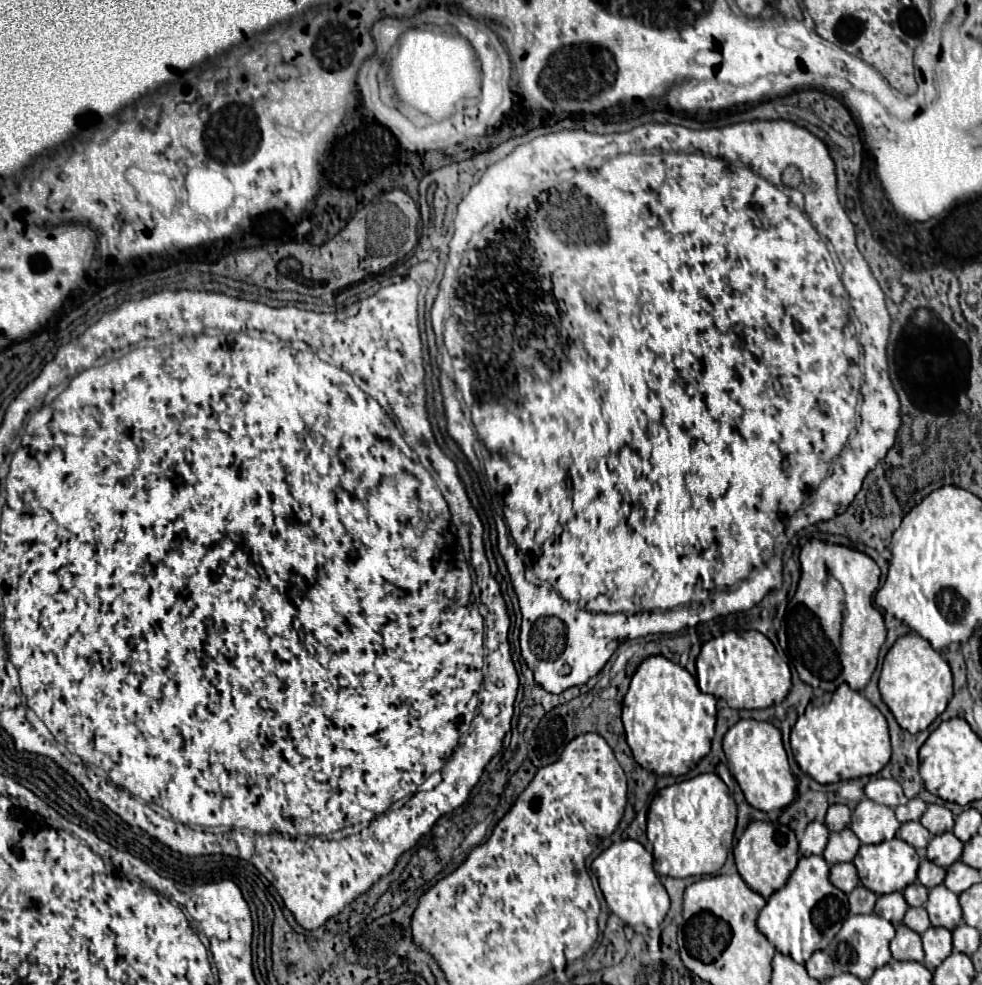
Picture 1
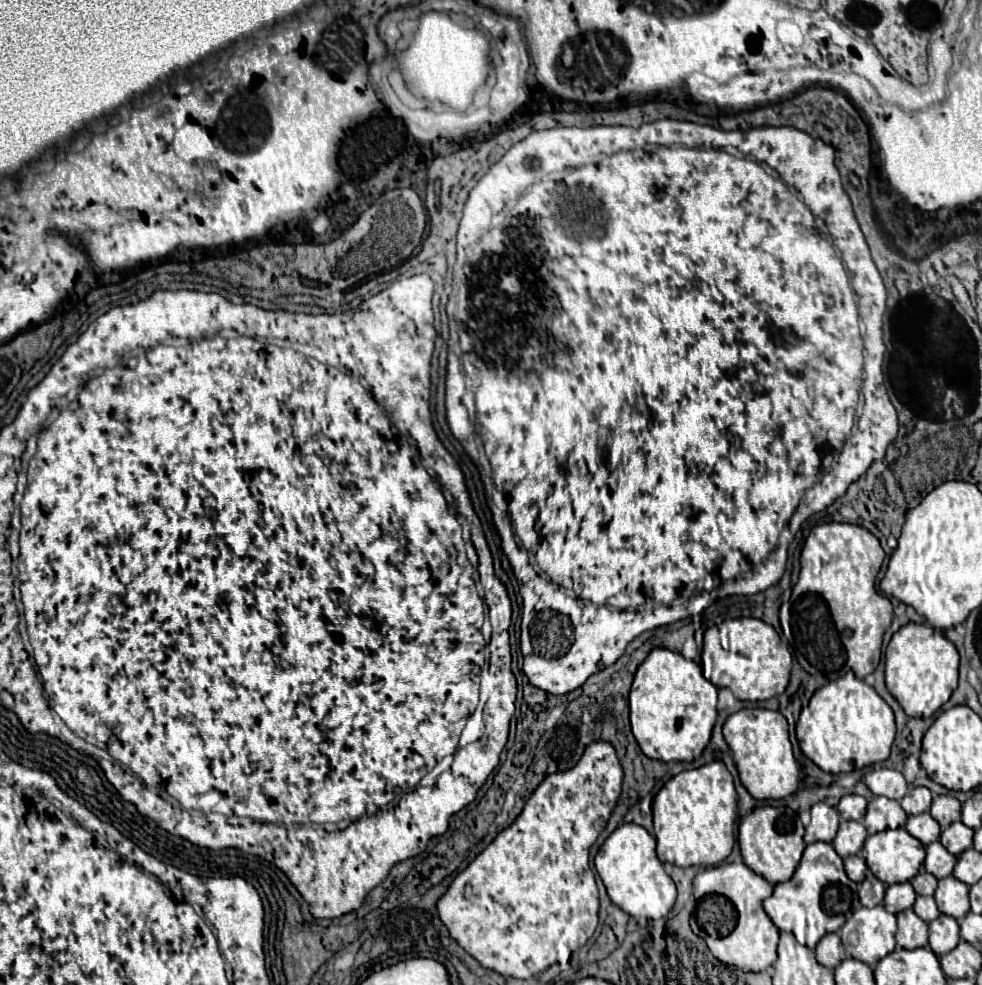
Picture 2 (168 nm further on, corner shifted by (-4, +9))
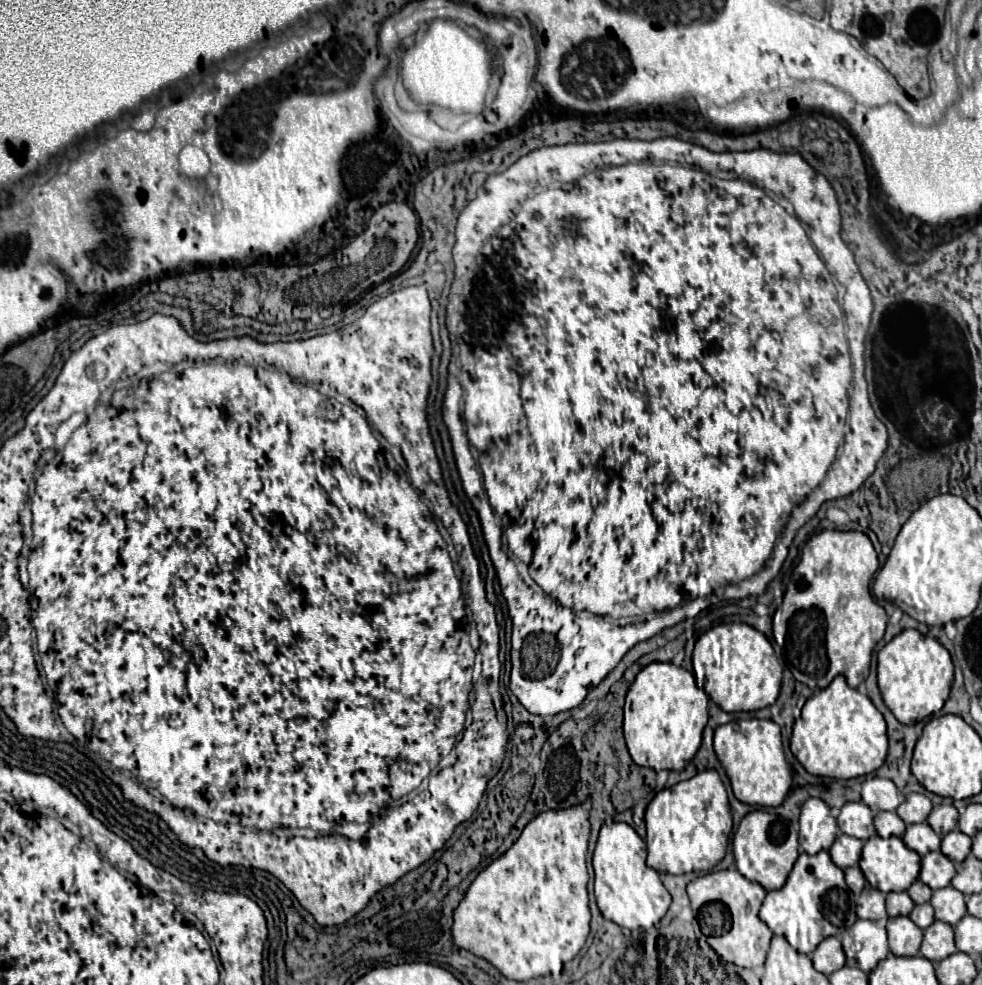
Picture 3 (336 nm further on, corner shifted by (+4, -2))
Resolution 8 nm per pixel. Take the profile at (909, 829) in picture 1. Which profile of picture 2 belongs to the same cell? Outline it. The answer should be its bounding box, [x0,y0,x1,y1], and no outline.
[905,813,941,845]

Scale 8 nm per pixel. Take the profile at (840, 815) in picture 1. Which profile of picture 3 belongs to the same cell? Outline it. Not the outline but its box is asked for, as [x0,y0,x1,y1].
[837,802,875,840]

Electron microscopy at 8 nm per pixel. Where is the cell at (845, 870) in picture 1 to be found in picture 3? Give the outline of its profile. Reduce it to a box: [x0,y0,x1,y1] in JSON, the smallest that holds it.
[845,866,865,896]

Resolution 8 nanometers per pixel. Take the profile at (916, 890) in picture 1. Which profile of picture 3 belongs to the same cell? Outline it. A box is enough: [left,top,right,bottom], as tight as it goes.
[907,880,933,904]

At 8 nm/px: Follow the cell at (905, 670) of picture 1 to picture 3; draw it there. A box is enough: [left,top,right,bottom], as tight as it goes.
[877,630,953,724]

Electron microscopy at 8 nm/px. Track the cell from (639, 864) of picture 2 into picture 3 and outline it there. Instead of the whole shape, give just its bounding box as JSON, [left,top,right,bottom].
[593,822,671,928]

